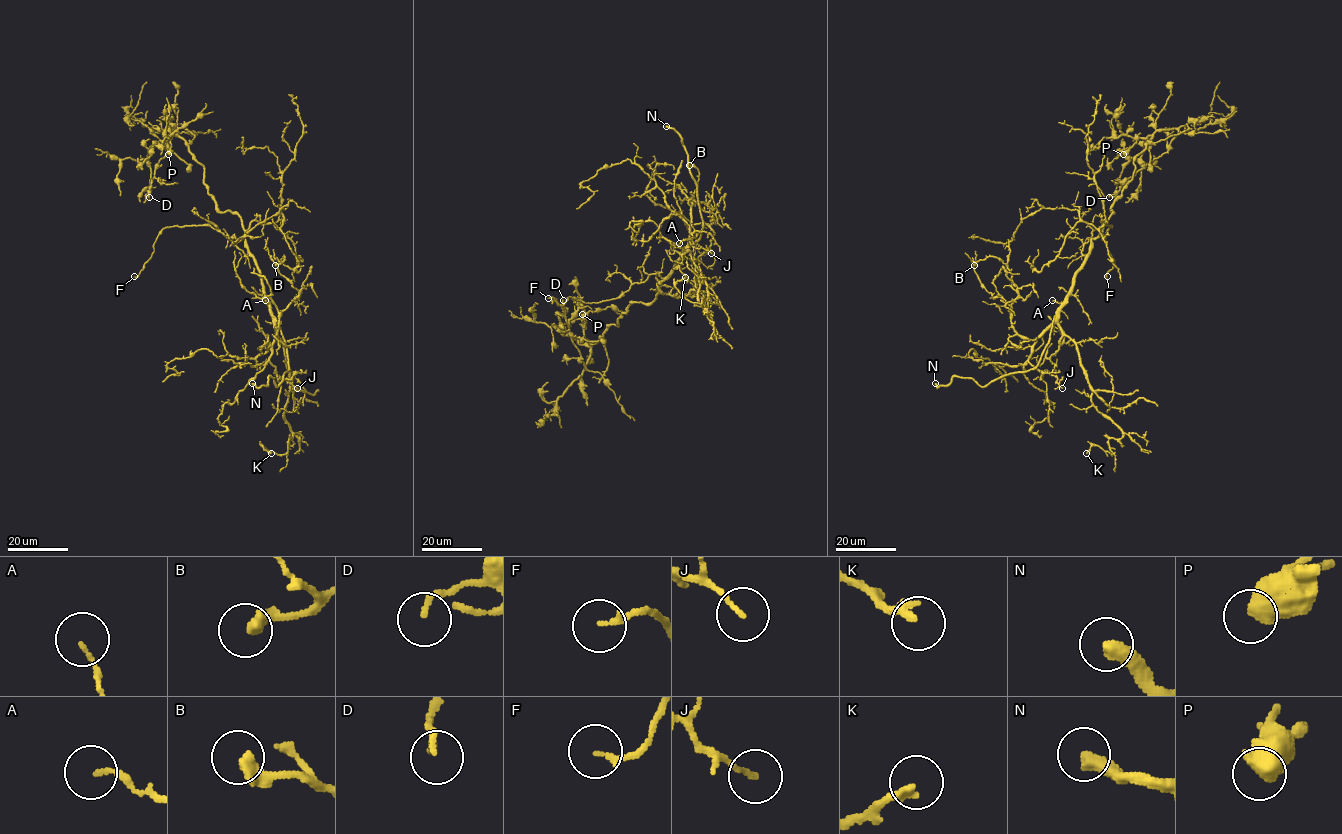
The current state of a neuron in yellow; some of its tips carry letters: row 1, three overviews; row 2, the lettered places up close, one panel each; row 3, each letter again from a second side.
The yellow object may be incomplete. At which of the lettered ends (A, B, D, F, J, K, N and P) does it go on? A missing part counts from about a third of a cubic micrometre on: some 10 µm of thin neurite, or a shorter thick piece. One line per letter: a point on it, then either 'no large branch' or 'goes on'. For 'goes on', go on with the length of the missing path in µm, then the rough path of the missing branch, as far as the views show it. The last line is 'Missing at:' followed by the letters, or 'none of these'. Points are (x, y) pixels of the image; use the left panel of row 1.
A: place (265, 300); no large branch
B: place (275, 265); no large branch
D: place (149, 197); no large branch
F: place (134, 276); no large branch
J: place (297, 388); no large branch
K: place (271, 453); no large branch
N: place (252, 383); goes on; missing 10 µm
P: place (168, 154); no large branch
Missing at: N

